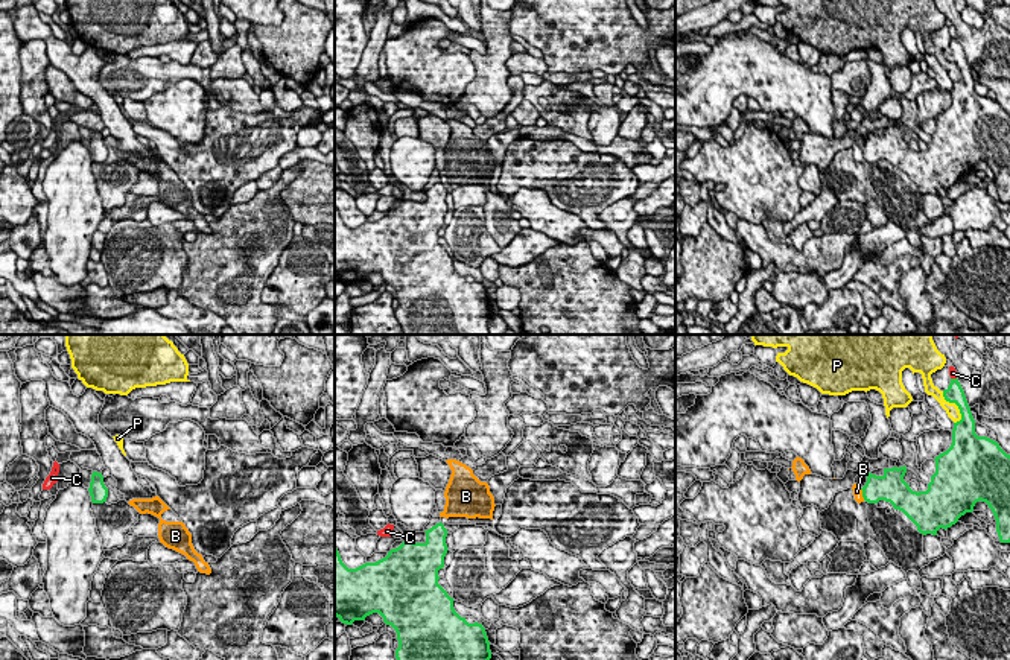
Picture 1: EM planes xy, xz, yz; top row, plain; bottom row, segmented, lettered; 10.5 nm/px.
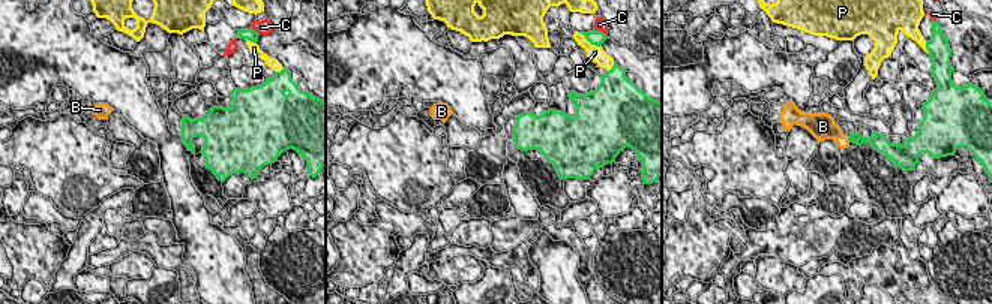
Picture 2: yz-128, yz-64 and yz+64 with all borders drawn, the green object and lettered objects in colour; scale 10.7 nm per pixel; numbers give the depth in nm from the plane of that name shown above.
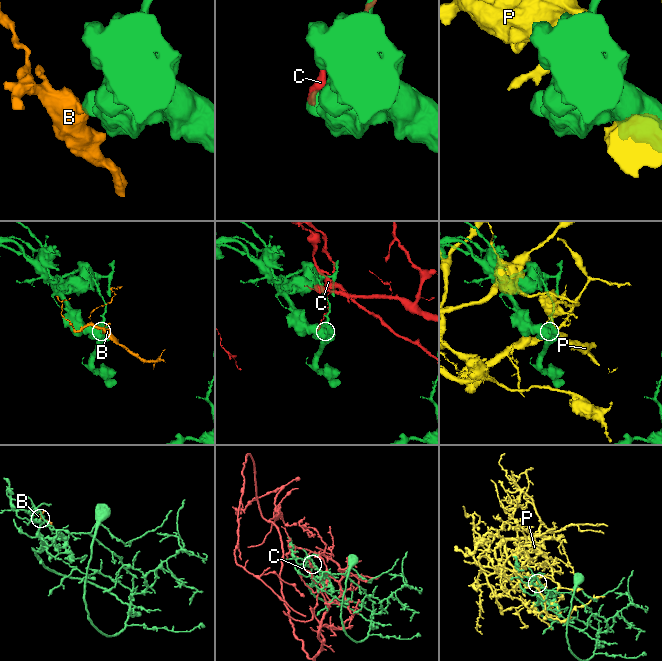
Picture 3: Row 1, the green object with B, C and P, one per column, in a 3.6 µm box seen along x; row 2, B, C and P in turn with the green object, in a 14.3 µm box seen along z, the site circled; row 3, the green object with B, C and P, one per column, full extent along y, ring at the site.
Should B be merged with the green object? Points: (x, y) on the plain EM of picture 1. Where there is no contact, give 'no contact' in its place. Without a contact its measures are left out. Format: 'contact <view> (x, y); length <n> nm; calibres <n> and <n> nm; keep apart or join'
contact yz (863, 154); length 140 nm; calibres 260 and 100 nm; keep apart

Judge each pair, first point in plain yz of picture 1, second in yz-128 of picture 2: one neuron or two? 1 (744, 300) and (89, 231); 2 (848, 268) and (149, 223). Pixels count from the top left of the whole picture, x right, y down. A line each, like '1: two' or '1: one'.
1: one
2: one

